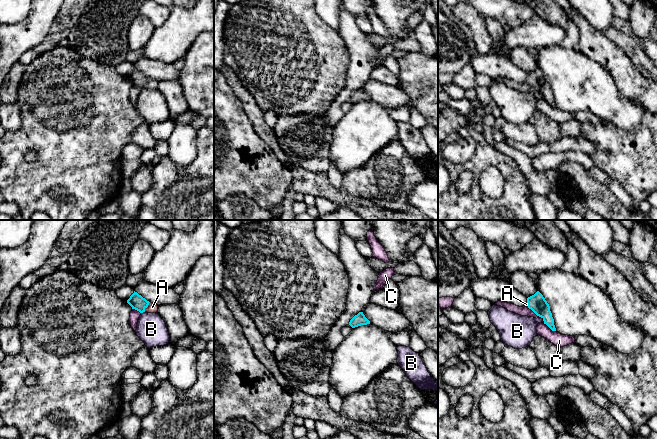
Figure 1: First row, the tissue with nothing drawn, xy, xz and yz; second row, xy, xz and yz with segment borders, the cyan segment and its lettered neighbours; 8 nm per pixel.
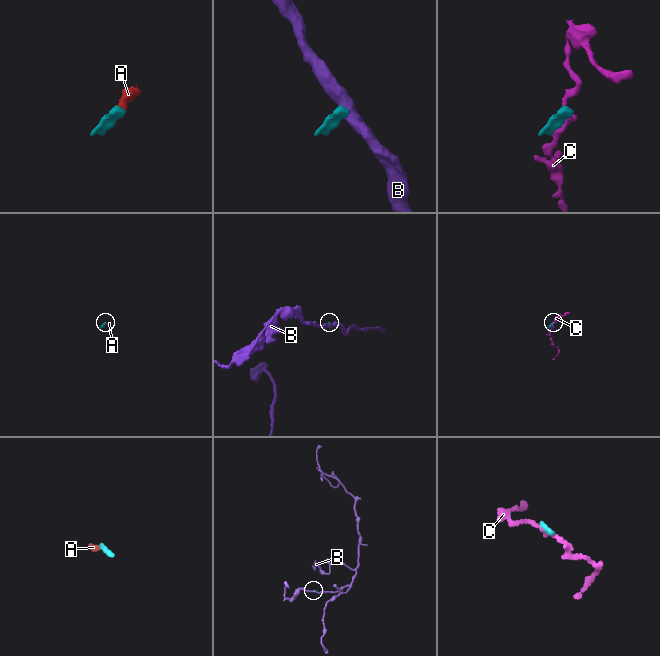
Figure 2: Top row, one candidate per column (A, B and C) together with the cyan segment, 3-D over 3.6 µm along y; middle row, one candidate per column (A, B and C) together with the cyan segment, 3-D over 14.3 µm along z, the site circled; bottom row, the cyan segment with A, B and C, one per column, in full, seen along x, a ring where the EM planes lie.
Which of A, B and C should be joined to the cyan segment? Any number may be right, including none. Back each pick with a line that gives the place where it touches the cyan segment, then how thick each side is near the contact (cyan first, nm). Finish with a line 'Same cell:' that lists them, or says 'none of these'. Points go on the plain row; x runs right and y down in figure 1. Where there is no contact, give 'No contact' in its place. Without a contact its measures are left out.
A: Touches cyan at xy (147, 82). Thickness 120 nm (cyan) against 80 nm
Same cell: A

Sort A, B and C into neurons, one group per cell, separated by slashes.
A / B / C

